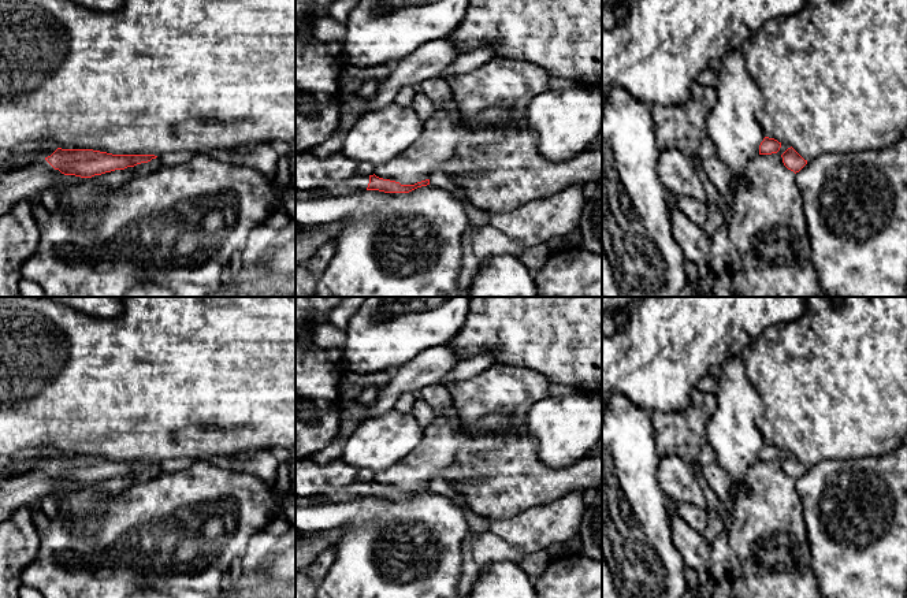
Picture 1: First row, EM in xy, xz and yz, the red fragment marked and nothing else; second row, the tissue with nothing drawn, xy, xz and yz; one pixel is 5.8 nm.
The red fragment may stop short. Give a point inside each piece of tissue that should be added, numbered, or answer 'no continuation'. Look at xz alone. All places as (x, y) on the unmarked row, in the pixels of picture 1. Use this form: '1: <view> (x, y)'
1: xz (355, 490)

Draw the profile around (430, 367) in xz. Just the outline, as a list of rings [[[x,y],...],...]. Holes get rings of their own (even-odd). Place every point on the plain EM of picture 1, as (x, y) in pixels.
[[[449,343],[432,346],[397,368],[387,386],[375,393],[373,402],[365,405],[367,417],[389,411],[405,394],[415,394],[424,387],[441,383],[461,360]]]

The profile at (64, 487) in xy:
[[[62,480],[62,483],[51,494],[57,498],[57,512],[63,510],[63,502],[66,497],[74,491],[81,490],[83,486],[85,484],[81,483]]]

